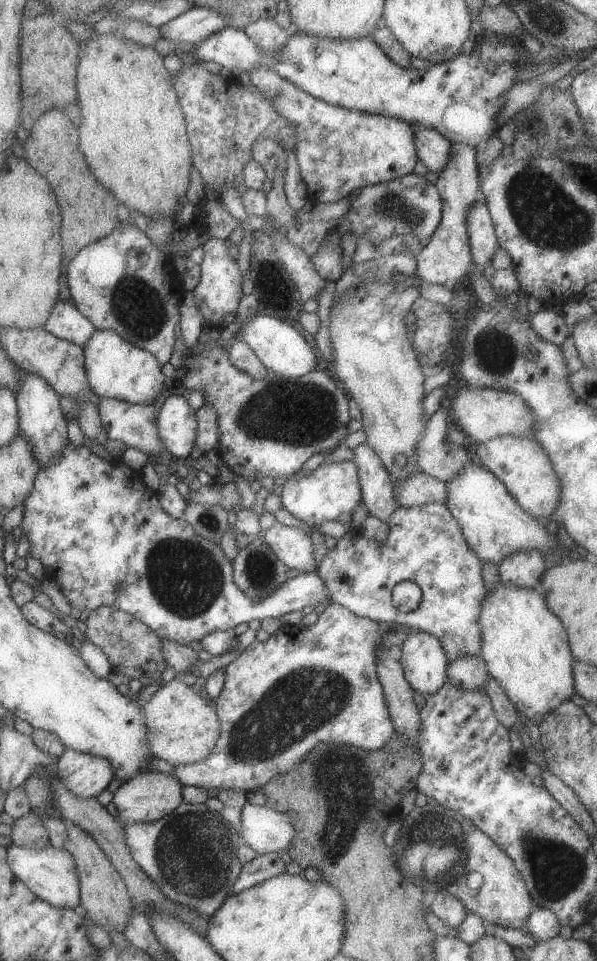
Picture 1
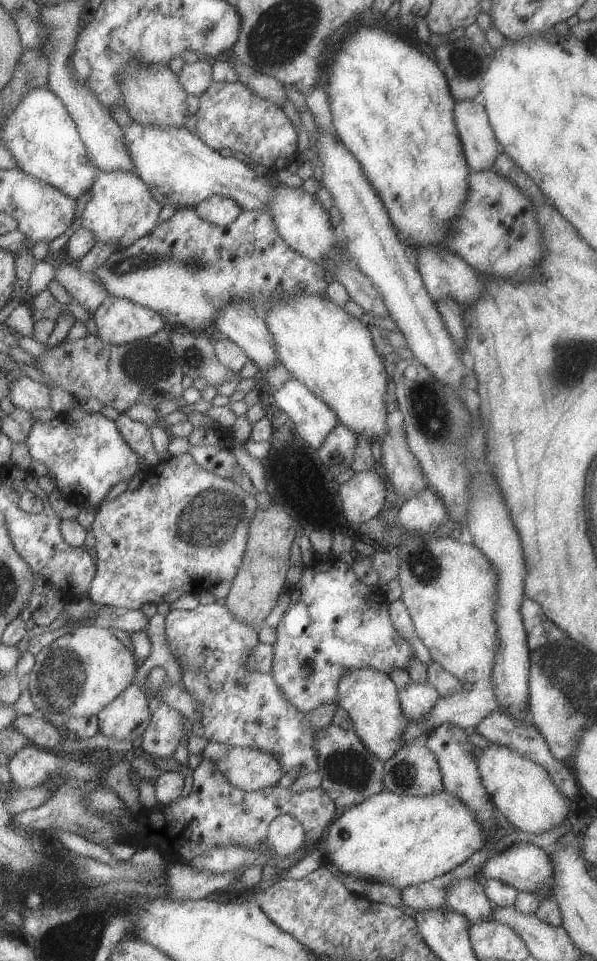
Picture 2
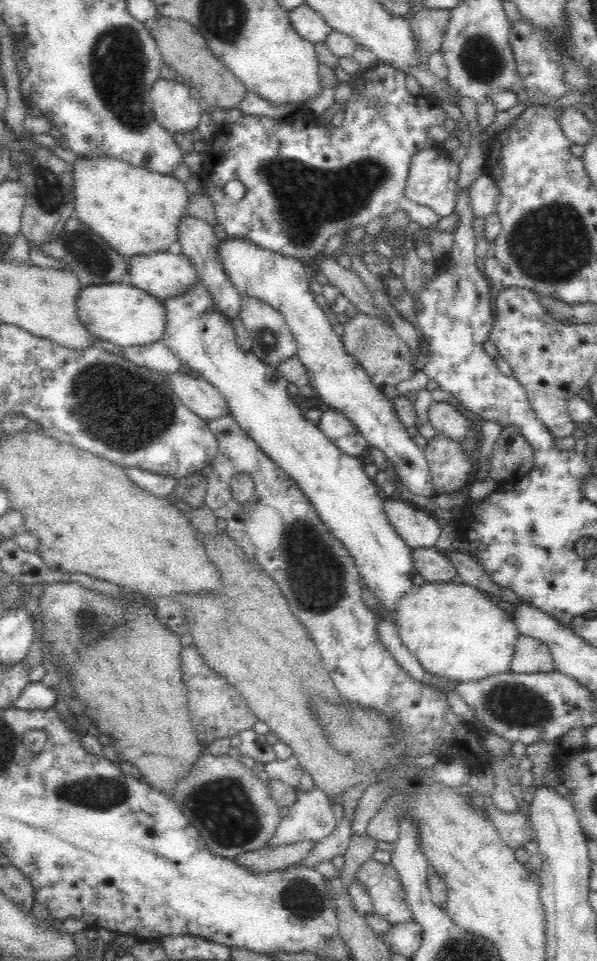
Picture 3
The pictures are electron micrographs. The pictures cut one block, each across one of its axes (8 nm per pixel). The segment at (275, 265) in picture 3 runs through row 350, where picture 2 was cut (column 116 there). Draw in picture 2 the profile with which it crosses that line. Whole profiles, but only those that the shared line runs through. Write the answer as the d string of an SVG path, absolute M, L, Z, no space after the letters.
M109 295L97 307L91 317L96 326L96 336L106 345L122 345L151 336L153 333L167 328L163 317L150 308L132 303L130 300Z

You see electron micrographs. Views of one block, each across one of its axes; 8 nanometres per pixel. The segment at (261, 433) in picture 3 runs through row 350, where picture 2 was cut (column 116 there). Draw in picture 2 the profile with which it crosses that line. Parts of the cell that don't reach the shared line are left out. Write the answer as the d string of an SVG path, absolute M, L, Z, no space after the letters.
M99 171L89 195L90 192L93 195L80 213L80 226L93 233L95 243L113 243L117 249L122 249L143 235L149 235L158 223L162 206L135 172Z

